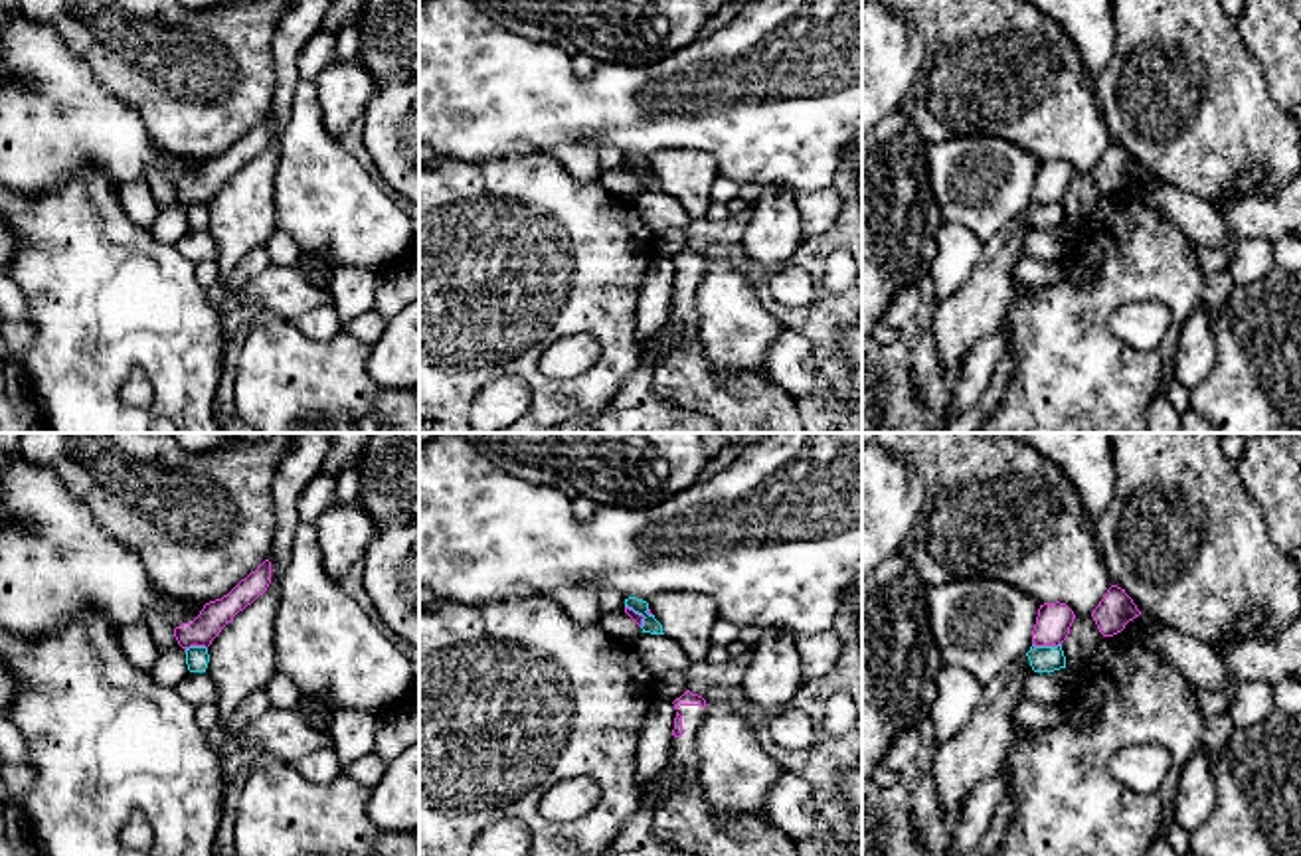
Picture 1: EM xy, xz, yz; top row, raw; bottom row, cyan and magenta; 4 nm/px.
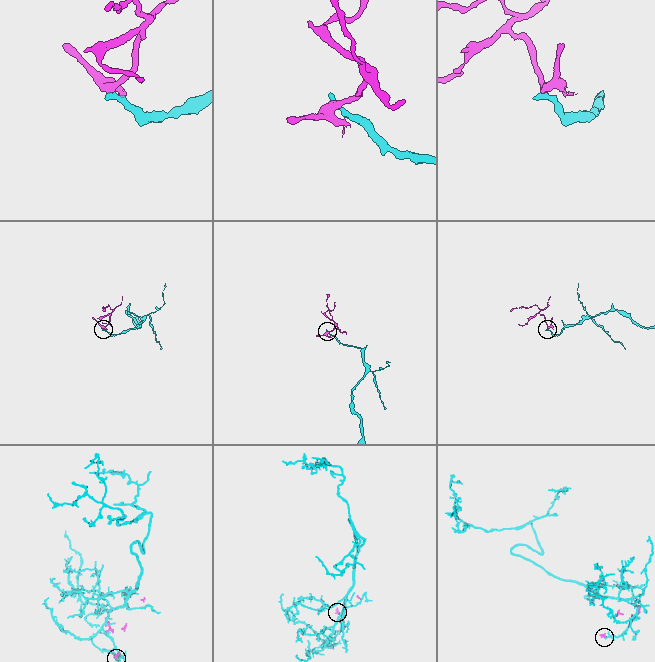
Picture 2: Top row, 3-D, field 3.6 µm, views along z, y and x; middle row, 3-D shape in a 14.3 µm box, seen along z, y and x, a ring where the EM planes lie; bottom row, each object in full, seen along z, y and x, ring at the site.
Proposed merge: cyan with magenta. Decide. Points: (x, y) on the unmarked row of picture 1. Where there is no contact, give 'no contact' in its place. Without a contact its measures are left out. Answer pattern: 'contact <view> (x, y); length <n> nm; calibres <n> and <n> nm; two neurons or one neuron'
contact yz (1046, 204); length 120 nm; calibres 110 and 140 nm; two neurons

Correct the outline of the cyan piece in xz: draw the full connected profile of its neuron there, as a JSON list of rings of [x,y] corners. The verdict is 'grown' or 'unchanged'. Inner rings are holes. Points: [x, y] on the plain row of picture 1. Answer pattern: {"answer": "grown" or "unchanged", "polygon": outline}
{"answer": "unchanged", "polygon": [[[637,154],[625,156],[625,164],[633,166],[635,170],[643,172],[643,190],[650,192],[664,192],[662,182],[654,176],[654,172],[649,172],[649,160]]]}

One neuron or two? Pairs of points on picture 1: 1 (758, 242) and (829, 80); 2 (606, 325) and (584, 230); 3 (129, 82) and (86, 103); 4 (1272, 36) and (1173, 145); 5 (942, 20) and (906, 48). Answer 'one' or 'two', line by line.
1: two
2: one
3: two
4: two
5: two

